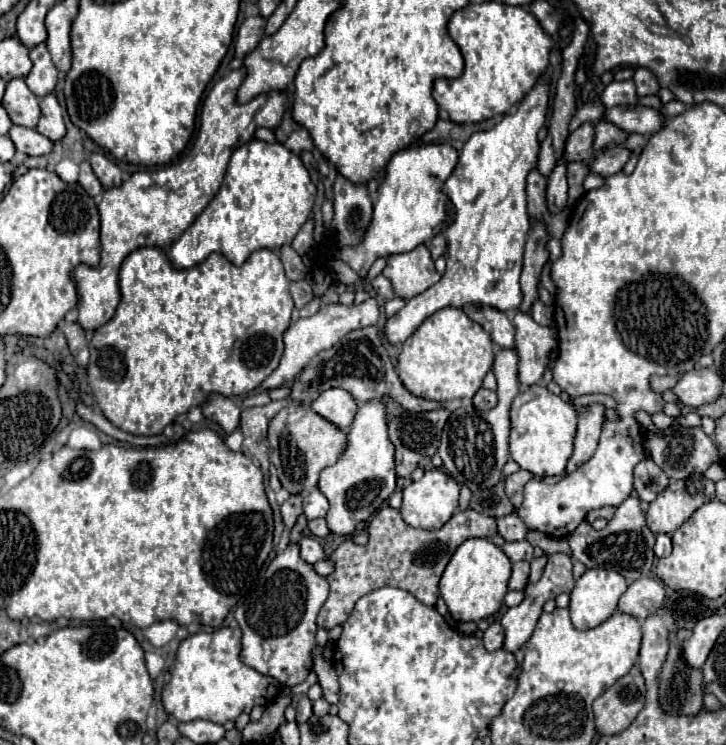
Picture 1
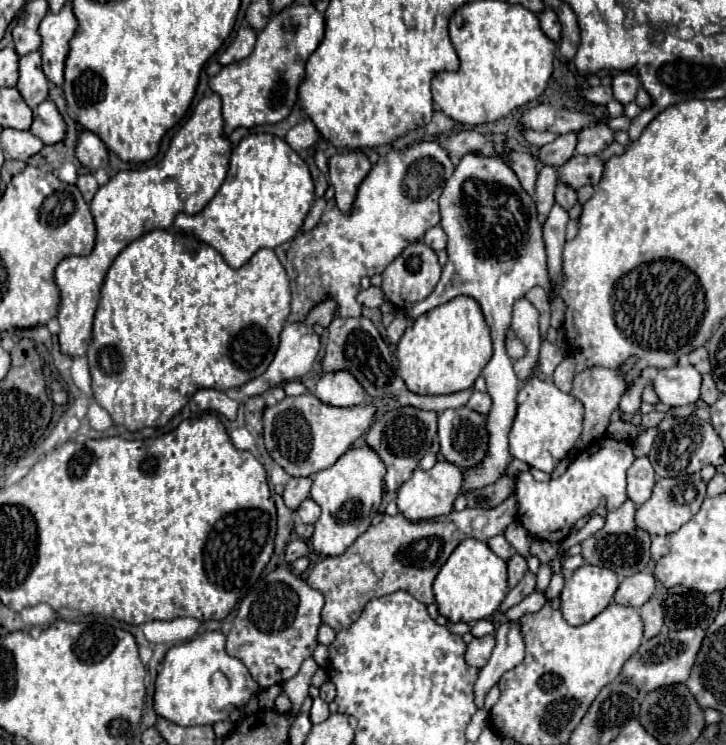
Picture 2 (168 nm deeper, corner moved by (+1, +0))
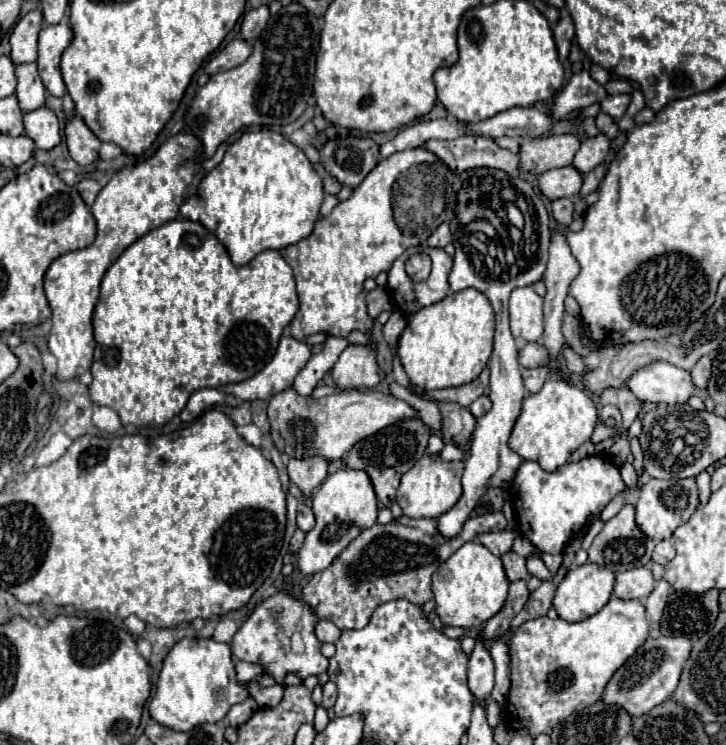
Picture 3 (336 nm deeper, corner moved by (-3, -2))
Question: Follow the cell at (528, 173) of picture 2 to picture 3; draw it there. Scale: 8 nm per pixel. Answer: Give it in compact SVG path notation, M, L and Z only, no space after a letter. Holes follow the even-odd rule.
M460 136L454 140L428 140L422 148L436 154L454 174L470 168L498 168L510 176L520 176L518 156L496 146L492 138Z

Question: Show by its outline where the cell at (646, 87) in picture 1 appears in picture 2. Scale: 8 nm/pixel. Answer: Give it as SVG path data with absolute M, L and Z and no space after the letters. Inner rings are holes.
M622 72L614 78L612 88L614 88L614 98L620 100L622 104L628 104L628 102L634 102L636 92L640 88L640 80L630 72Z

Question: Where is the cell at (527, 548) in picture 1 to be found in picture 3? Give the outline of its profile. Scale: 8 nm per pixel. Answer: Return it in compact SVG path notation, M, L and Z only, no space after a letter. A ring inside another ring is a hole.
M502 530L502 532L490 532L490 534L480 534L476 540L486 546L494 556L502 556L504 552L508 552L512 548L516 534L510 530Z

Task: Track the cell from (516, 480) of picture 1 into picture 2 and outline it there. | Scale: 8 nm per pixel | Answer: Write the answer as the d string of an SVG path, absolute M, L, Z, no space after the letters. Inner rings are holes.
M516 494L508 496L500 506L490 508L486 512L478 512L478 508L464 508L462 512L452 510L448 516L410 522L402 514L388 516L384 514L376 526L370 526L344 554L340 556L324 556L316 562L308 576L308 584L320 590L326 598L322 608L322 622L332 626L334 630L348 628L362 612L368 600L392 594L396 590L404 590L412 594L422 604L434 602L434 578L440 568L446 564L448 556L454 548L466 538L478 538L488 542L490 538L502 534L508 524L516 522L518 500ZM476 516L484 516L488 520L482 532L474 532L470 522Z

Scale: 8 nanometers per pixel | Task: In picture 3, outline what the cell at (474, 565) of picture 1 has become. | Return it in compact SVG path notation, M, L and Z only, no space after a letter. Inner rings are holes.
M466 542L446 562L440 564L432 576L432 592L436 602L436 614L446 626L476 628L488 622L506 602L508 578L498 556L486 550L482 544Z

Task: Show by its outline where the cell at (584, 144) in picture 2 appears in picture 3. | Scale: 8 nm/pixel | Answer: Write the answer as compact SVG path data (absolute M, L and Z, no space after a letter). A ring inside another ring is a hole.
M600 134L596 138L586 138L580 146L580 150L576 152L574 156L574 168L580 172L580 174L588 174L590 170L594 170L598 164L604 162L606 154L610 150L610 140Z

